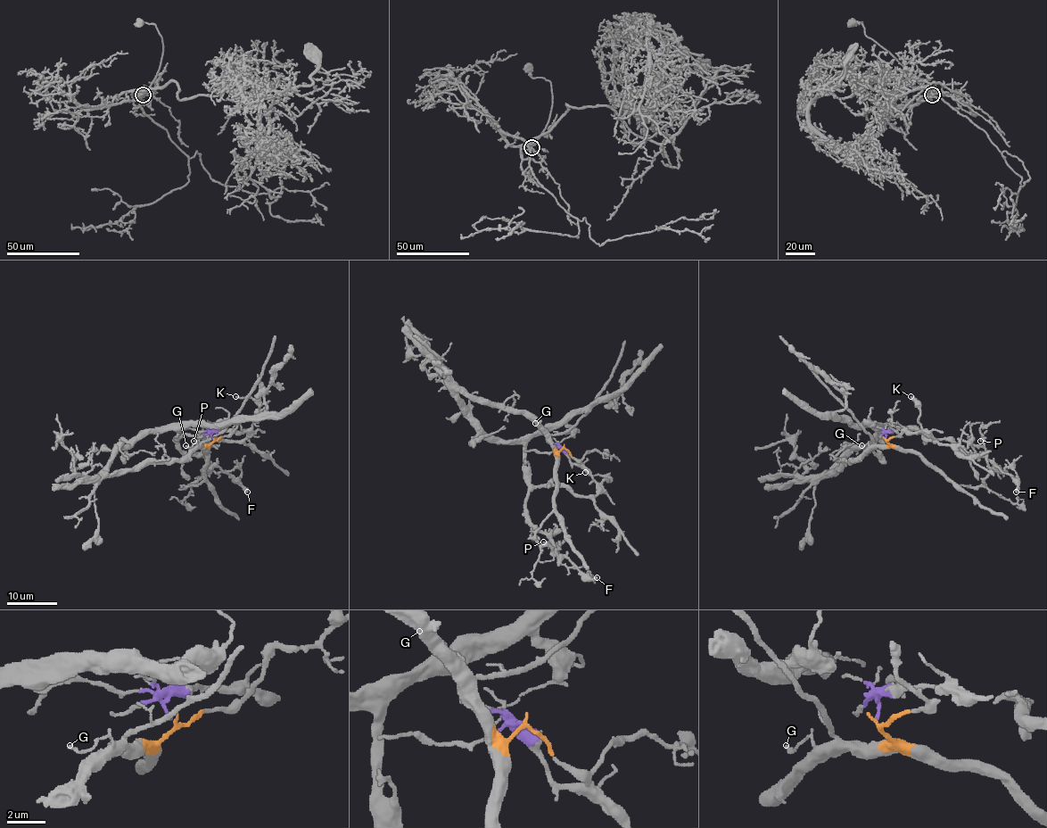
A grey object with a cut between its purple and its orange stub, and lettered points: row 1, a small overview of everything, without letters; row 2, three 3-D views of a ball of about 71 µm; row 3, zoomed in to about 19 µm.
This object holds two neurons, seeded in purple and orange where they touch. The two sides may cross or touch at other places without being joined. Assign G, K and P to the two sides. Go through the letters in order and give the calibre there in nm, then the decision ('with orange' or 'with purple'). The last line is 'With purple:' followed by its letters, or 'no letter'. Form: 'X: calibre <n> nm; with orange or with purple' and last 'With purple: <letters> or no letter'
G: calibre 130 nm; with orange
K: calibre 170 nm; with purple
P: calibre 130 nm; with orange
With purple: K

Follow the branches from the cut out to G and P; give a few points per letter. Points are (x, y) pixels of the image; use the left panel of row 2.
G: (213, 439), (208, 445), (185, 445)
P: (213, 439), (204, 478), (185, 487), (198, 479), (208, 461), (207, 439), (193, 442)

